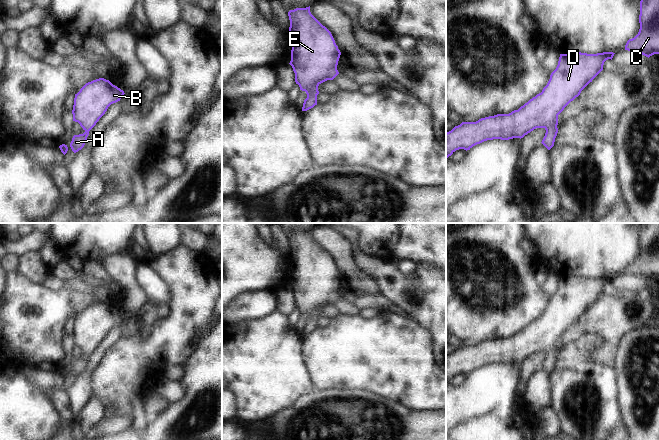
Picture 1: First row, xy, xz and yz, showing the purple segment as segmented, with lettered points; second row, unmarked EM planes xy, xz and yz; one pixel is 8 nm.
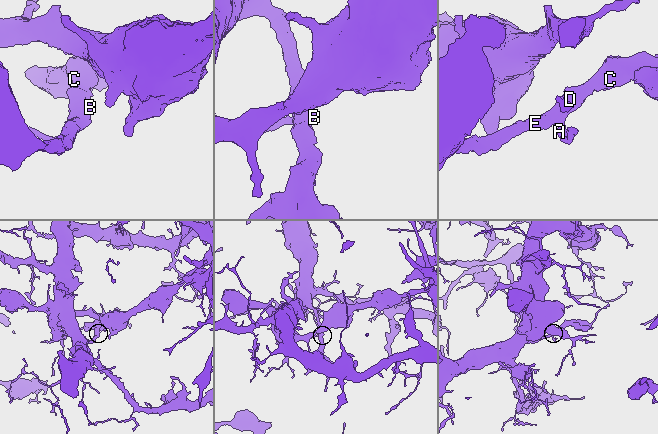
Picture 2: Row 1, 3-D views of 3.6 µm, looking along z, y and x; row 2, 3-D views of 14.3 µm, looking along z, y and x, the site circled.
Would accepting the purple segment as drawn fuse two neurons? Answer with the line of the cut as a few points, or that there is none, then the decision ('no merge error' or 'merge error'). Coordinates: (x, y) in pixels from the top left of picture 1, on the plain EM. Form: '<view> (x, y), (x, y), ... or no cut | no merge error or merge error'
no cut | no merge error

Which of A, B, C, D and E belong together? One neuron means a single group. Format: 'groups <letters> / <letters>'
groups A B C D E

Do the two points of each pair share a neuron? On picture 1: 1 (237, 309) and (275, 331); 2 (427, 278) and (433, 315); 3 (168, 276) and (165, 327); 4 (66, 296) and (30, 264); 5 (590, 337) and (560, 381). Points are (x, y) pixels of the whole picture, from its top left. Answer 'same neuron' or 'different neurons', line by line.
1: different neurons
2: same neuron
3: same neuron
4: different neurons
5: same neuron

